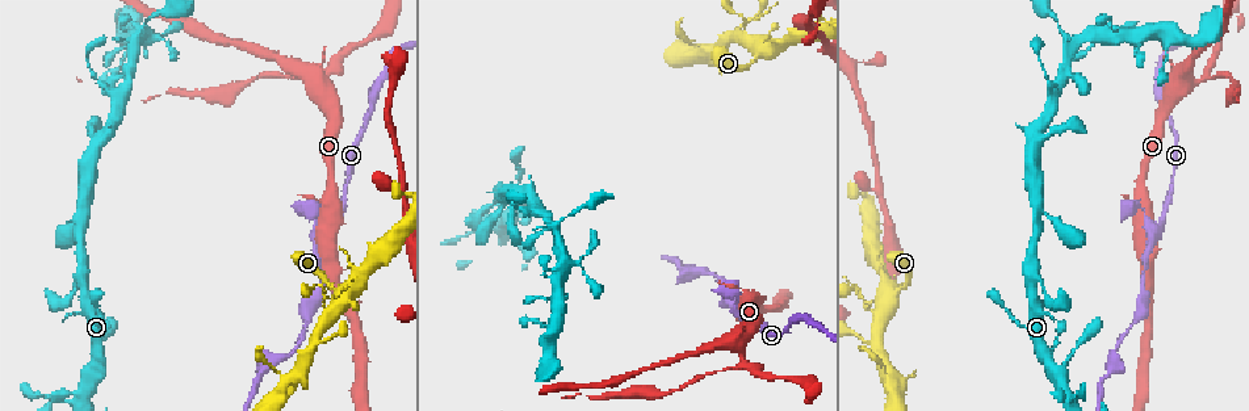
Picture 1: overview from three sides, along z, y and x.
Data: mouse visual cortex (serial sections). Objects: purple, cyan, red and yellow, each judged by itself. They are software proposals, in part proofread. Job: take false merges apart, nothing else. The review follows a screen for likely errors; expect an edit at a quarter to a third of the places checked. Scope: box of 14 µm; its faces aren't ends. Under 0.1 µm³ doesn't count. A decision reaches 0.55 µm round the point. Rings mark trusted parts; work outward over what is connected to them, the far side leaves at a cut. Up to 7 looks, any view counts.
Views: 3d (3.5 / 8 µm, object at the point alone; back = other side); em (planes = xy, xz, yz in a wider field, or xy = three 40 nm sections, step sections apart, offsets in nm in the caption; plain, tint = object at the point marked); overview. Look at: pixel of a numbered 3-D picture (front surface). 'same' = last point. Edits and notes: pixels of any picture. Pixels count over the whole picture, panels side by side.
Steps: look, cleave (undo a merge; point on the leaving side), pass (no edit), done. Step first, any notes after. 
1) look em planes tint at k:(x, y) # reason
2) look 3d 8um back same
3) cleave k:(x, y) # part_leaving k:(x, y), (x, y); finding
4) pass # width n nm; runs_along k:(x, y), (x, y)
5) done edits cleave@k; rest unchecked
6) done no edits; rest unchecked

look 3d 8um back at 1:(321, 287) # abrupt turn

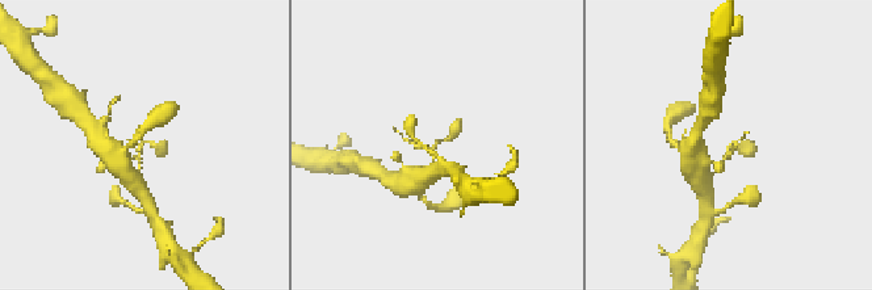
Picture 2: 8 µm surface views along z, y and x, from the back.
look 3d 3.5um at 2:(140, 146)

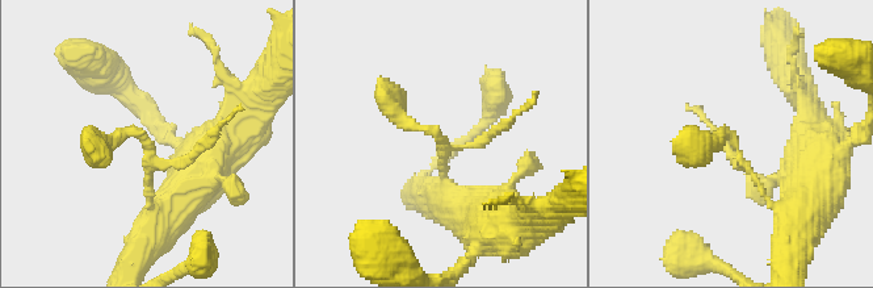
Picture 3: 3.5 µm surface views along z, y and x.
look em xy step 5 tint at 3:(141, 137) # shape alone is not enough

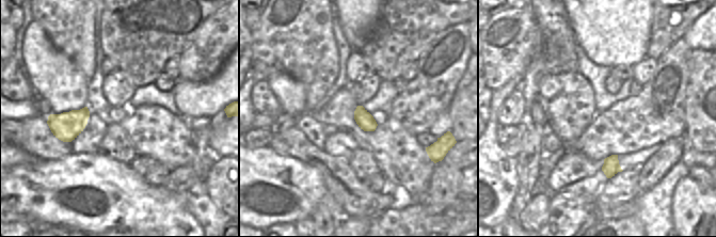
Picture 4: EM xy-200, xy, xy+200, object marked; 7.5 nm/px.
pass # runs_along 3:(444, 184), (440, 141), (393, 109), (387, 87); continuous, no second cell

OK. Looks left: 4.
look em planes tint at 1:(735, 36) # abrupt turn

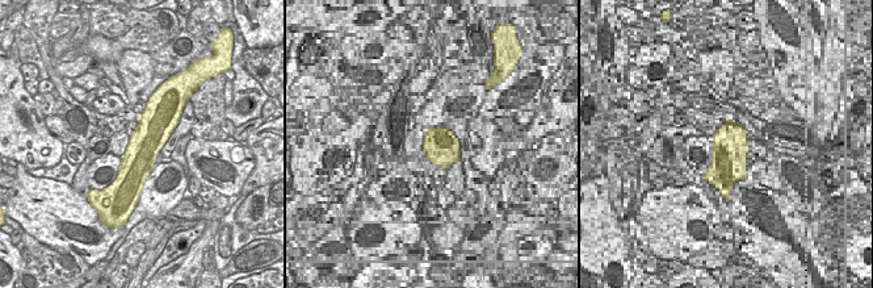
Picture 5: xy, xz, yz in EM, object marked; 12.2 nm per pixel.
look 3d 3.5um same # wider look

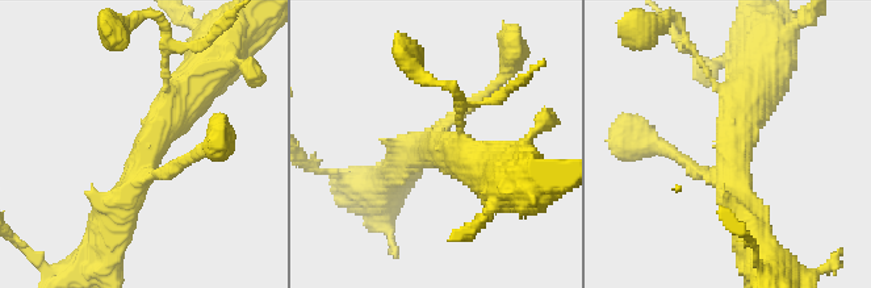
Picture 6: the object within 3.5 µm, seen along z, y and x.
pass # arms 3; runs_along 6:(184, 97), (151, 141), (103, 242); continuous, no second cell

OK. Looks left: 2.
look 3d 3.5um back at 1:(740, 348) # abrupt turn

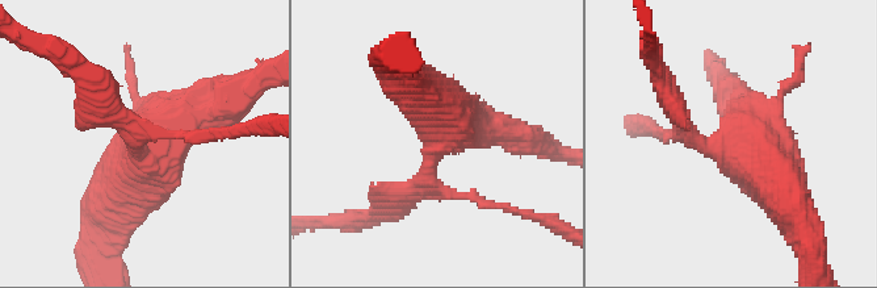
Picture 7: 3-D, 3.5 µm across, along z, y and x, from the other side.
look em planes tint at 7:(139, 150) # now the EM

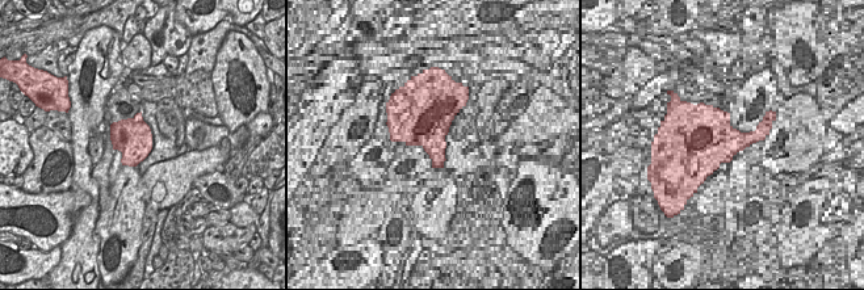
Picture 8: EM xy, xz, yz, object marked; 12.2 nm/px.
pass # runs_along 7:(792, 209), (684, 124); continuous, no second cell

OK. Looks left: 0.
done no edits; rest unchecked

